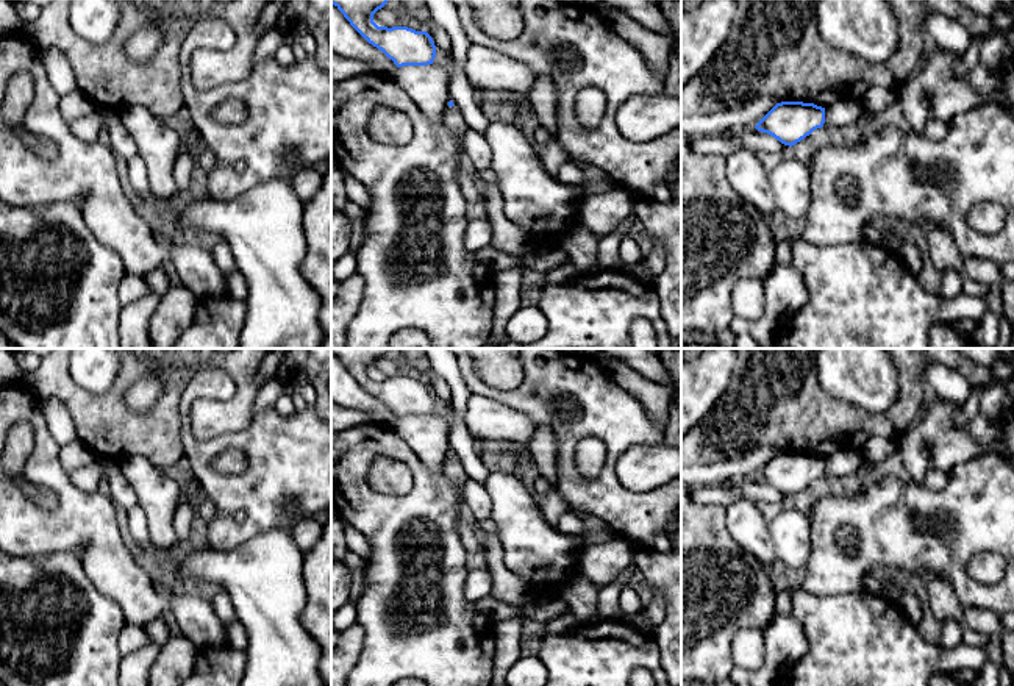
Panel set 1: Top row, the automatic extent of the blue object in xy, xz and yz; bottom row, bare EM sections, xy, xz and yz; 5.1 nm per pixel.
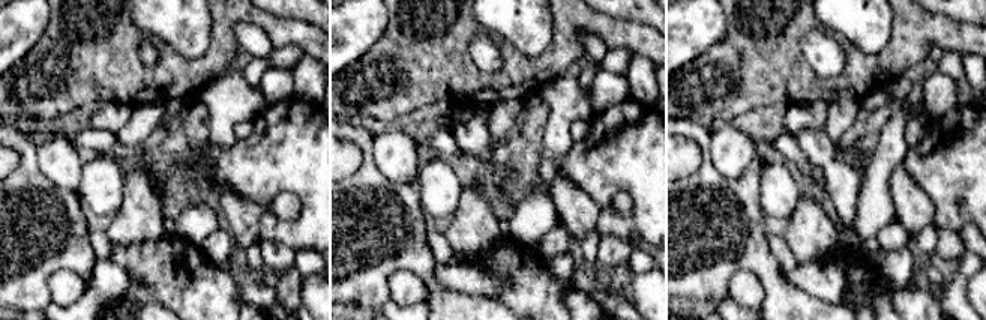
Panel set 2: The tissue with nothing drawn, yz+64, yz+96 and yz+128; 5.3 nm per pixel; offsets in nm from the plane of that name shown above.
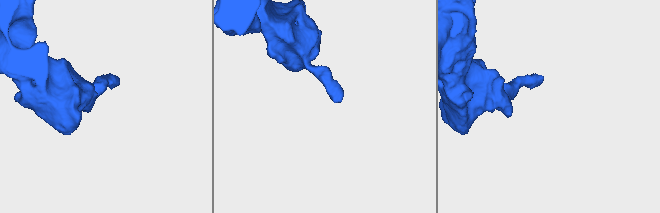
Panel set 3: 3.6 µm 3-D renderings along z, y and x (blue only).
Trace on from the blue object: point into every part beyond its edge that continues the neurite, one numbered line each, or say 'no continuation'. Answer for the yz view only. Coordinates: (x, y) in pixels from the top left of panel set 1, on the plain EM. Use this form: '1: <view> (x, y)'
no continuation

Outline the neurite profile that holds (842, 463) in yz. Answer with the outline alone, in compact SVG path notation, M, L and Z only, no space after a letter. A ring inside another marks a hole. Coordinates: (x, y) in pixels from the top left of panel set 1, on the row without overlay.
M837 450L825 458L823 478L834 484L850 473L861 472L864 464L866 459L862 450Z

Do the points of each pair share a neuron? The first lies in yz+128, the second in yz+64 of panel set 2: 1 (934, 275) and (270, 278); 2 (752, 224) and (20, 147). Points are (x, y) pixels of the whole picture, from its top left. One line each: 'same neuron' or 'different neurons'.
1: same neuron
2: same neuron

